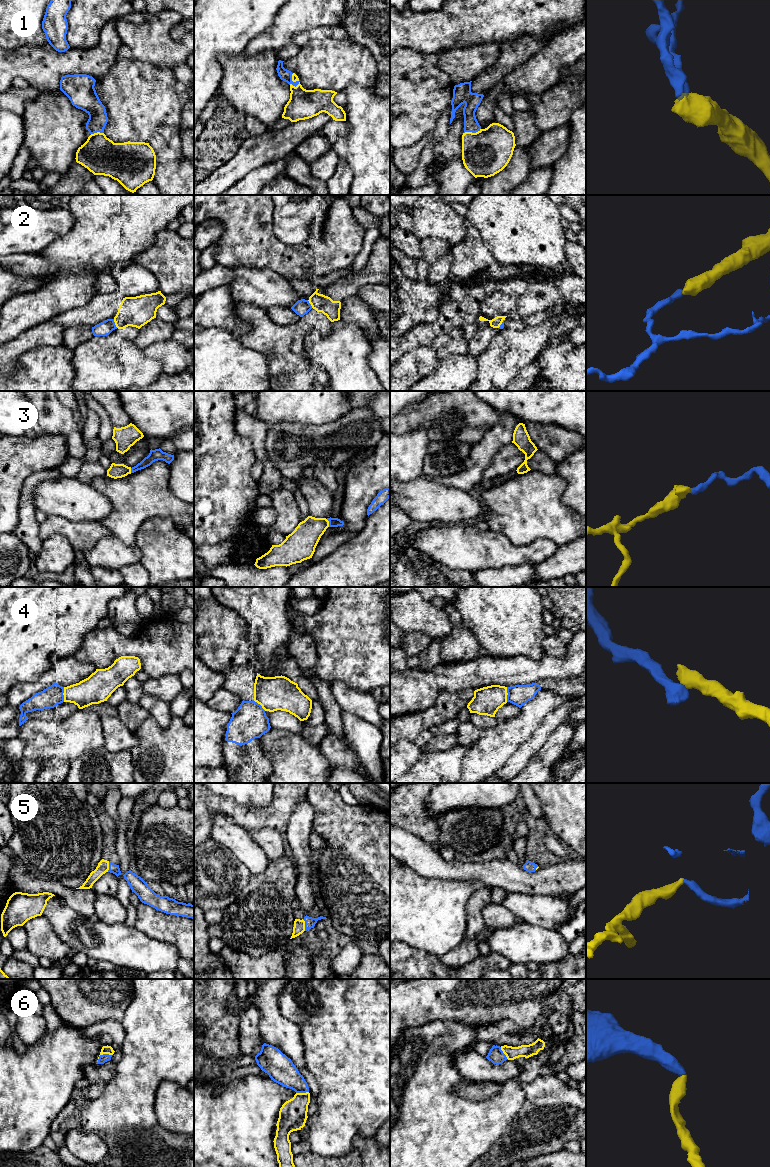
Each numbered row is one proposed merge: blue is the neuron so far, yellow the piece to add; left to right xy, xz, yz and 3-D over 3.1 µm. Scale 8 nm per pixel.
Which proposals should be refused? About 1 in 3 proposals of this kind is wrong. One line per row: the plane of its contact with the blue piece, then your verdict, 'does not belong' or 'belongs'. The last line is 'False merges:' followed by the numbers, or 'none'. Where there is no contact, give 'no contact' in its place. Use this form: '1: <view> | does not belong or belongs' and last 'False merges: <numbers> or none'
1: yz | belongs
2: xy | does not belong
3: xz | belongs
4: xy | does not belong
5: xz | belongs
6: xy | belongs
False merges: 2, 4

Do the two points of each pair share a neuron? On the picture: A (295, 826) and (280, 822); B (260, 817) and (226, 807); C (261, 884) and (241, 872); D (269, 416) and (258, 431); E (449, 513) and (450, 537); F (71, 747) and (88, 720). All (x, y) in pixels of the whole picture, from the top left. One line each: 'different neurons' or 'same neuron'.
A: different neurons
B: same neuron
C: different neurons
D: different neurons
E: different neurons
F: same neuron

